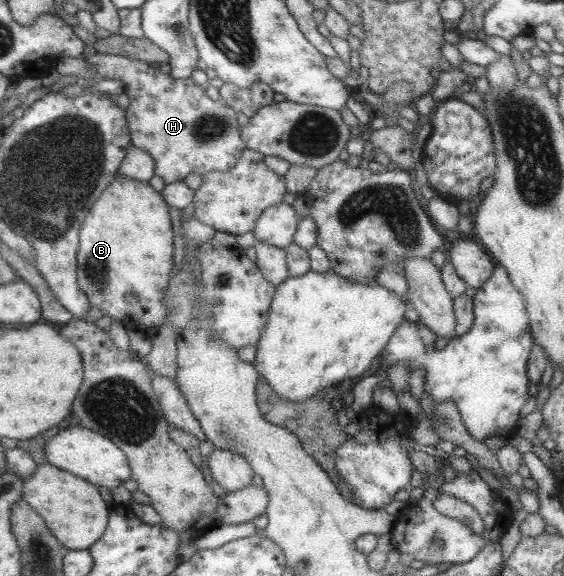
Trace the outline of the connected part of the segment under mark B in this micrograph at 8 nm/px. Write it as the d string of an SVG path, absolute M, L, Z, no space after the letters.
M117 173L94 202L84 224L80 228L77 251L78 287L86 294L91 307L100 309L111 321L123 323L128 330L144 329L147 332L159 329L166 321L165 293L170 285L174 269L174 231L169 205L146 181L136 181Z

